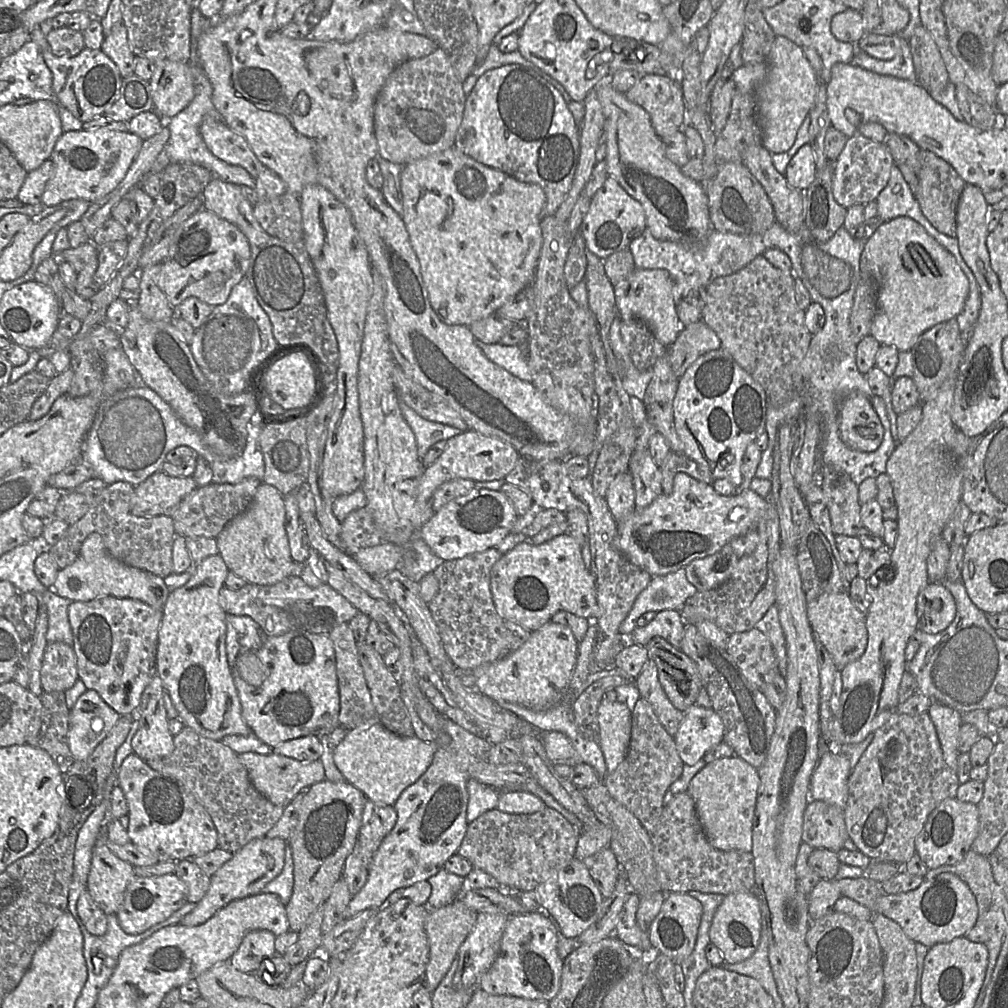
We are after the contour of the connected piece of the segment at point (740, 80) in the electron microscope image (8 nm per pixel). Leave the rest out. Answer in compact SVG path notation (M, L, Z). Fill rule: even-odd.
M775 36L765 63L742 65L732 73L731 78L739 91L755 92L762 145L772 154L788 150L817 93L817 78L802 47L786 37Z

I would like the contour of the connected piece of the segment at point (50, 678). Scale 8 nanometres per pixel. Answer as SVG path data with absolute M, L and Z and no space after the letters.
M47 643L40 670L43 692L65 692L78 680L77 657L71 644Z

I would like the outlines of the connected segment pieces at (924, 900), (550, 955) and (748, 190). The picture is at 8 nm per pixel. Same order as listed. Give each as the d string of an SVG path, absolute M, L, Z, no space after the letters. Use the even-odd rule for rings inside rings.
M942 873L924 882L915 890L884 895L876 901L876 912L900 925L915 943L932 947L964 936L975 925L978 917L976 898L969 886L957 875Z
M538 912L522 913L508 917L494 962L478 981L479 989L491 995L509 995L529 1000L552 999L559 989L562 960L557 954L557 937L551 917Z
M743 162L720 164L716 175L708 182L700 184L708 199L711 229L737 235L750 235L764 232L775 222L773 207L764 188Z

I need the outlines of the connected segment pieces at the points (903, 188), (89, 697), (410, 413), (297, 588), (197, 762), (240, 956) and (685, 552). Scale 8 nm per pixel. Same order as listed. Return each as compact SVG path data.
M896 165L892 167L887 185L881 190L875 202L877 204L877 217L881 222L899 216L908 216L914 219L954 256L962 271L967 270L967 266L960 255L957 240L940 233L929 223L923 215L909 184Z
M96 691L80 695L69 712L68 743L74 759L86 759L120 717Z
M399 397L398 405L405 421L414 433L417 454L420 459L424 457L434 443L440 440L448 440L461 432L461 430L456 427L421 417Z
M291 575L274 585L246 584L240 590L223 587L221 605L226 614L249 616L268 636L279 636L292 631L328 634L334 628L350 620L358 610L341 594L326 583L318 587L308 586L301 576Z
M186 726L174 736L173 742L174 750L170 755L149 760L147 763L152 769L162 774L172 775L186 784L196 801L209 813L217 831L218 848L235 853L251 840L266 836L266 833L282 816L284 807L273 804L256 790L249 779L245 766L239 759L239 754L220 740L202 736Z
M269 930L250 931L229 962L243 973L253 973L264 959L276 955L275 940L276 936Z
M679 472L674 477L670 494L661 494L651 504L634 509L617 522L616 547L635 565L652 577L666 575L685 568L695 559L702 559L720 551L733 539L757 529L768 501L752 490L744 490L730 496L717 493L712 483L705 483Z

